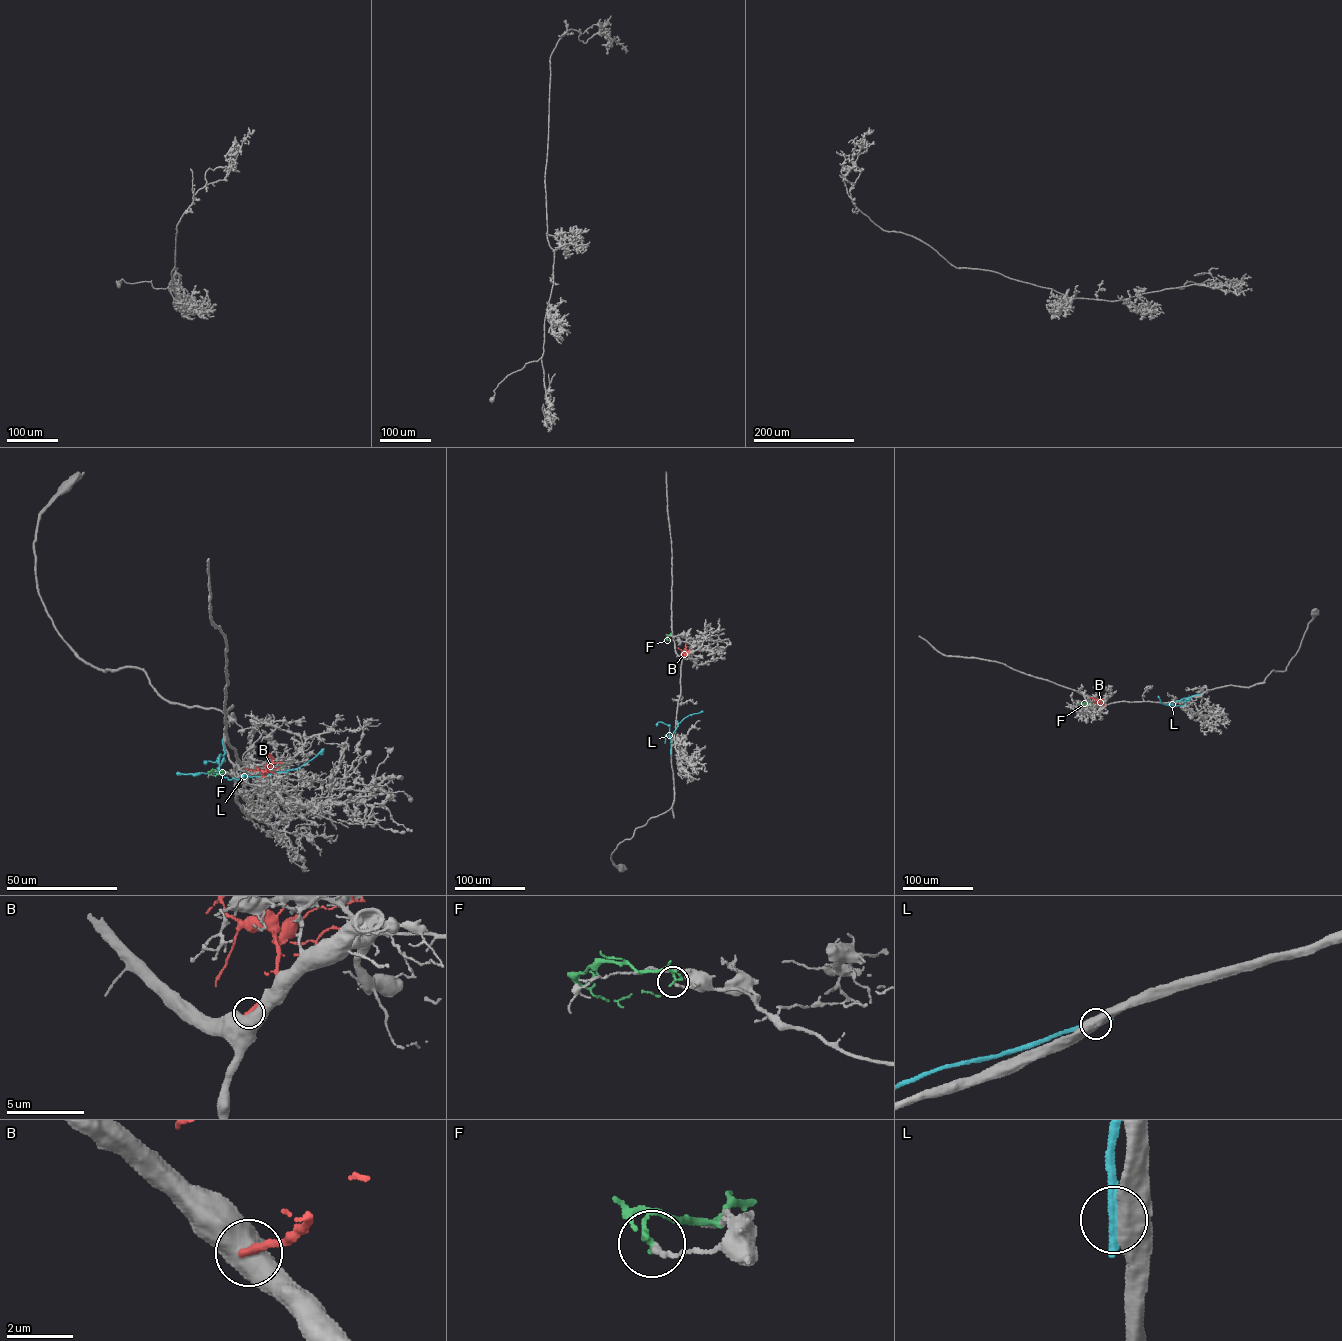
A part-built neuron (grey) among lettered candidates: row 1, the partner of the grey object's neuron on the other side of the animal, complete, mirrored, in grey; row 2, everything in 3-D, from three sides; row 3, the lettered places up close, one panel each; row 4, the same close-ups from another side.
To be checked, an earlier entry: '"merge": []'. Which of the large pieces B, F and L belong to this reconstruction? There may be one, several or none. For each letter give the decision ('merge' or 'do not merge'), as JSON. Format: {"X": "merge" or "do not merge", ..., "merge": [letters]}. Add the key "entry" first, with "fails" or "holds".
{"entry": "holds", "B": "do not merge", "F": "do not merge", "L": "do not merge", "merge": []}

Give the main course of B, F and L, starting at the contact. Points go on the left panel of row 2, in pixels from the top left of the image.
B: (261, 777), (273, 757), (269, 756), (269, 753)
F: (223, 773), (209, 772), (214, 775), (221, 775)
L: (222, 740), (225, 753), (220, 772), (228, 779), (242, 780), (245, 776), (294, 769), (324, 748)

